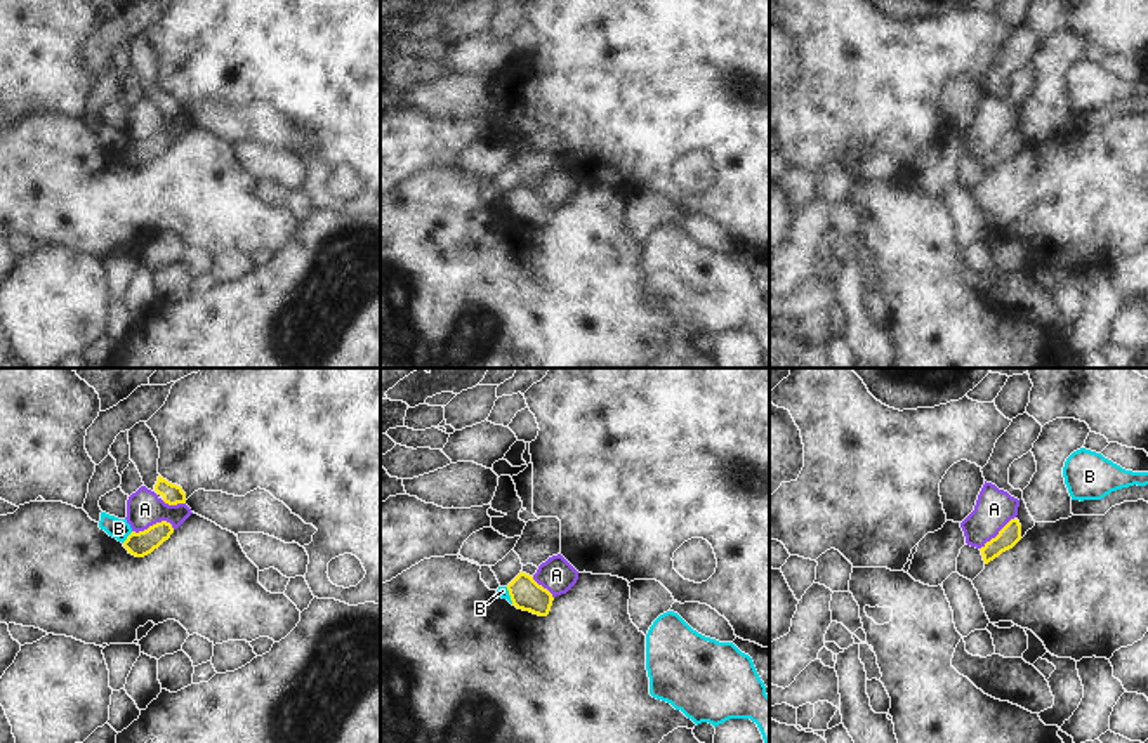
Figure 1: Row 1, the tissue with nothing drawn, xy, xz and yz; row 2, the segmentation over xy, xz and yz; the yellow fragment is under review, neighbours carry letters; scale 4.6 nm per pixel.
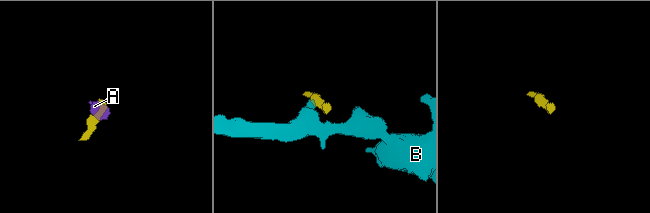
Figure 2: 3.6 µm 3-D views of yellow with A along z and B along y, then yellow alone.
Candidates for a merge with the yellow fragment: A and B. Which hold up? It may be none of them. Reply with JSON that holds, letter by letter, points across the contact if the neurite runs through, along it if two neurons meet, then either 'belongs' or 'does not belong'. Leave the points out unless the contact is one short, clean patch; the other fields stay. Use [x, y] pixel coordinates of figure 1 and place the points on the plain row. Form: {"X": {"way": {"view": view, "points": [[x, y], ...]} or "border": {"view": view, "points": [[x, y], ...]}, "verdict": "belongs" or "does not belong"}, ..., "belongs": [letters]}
{"A": {"border": {"view": "xy", "points": [[174, 139], [165, 132], [157, 132], [132, 143]]}, "verdict": "does not belong"}, "B": {"border": {"view": "xy", "points": [[132, 143], [122, 153]]}, "verdict": "does not belong"}, "belongs": []}

